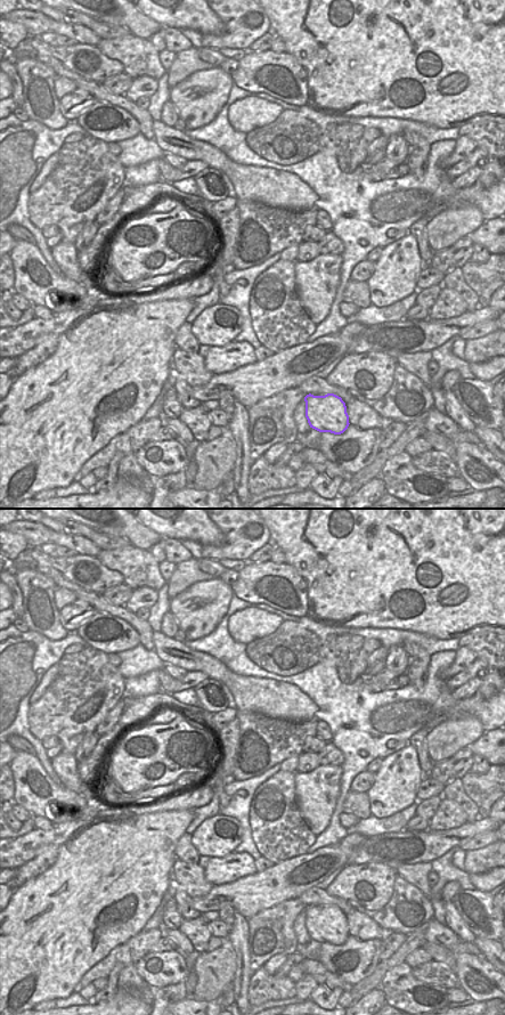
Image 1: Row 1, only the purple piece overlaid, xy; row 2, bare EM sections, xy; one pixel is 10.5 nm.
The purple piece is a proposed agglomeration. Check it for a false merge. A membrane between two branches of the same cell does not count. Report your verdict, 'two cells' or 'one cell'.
one cell

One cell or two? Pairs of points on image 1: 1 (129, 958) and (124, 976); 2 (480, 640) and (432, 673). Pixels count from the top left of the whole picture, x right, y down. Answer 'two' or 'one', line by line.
1: two
2: two

